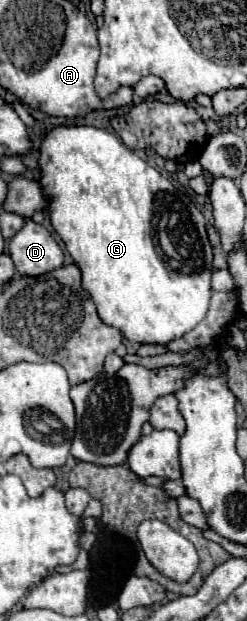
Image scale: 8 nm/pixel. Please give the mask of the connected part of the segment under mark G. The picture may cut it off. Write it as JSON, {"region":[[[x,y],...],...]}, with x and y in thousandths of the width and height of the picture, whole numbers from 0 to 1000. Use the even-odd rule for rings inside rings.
{"region":[[[239,203],[215,213],[198,213],[166,232],[166,251],[158,251],[158,267],[166,267],[166,300],[174,309],[198,316],[198,341],[206,341],[206,361],[223,367],[223,374],[247,380],[247,386],[263,390],[279,409],[296,412],[296,419],[312,422],[312,428],[336,438],[336,464],[368,473],[401,512],[433,522],[457,525],[474,531],[498,535],[498,541],[522,551],[547,554],[684,554],[733,541],[749,541],[757,535],[773,535],[830,509],[846,499],[846,483],[854,483],[854,438],[862,438],[862,406],[854,406],[854,393],[830,374],[830,354],[822,345],[798,338],[798,332],[757,319],[757,312],[725,309],[684,287],[652,283],[628,271],[611,271],[587,258],[571,258],[538,242],[522,242],[506,232],[490,232],[490,225],[409,206],[377,206],[377,203]]]}

